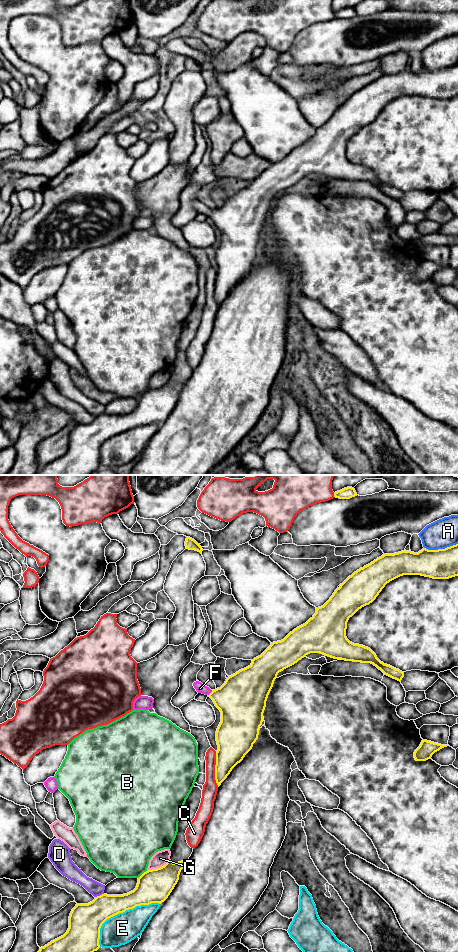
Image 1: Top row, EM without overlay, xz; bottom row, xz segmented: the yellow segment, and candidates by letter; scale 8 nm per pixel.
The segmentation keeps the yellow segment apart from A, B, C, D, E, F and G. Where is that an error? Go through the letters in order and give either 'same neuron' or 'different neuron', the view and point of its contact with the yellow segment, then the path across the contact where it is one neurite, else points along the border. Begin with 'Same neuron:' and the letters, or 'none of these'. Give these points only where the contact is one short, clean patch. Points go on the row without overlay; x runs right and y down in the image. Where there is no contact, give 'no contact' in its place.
Same neuron: F
A: different neuron | xz (440, 69)
B: different neuron | xz (142, 394)
C: different neuron | xz (215, 289)
D: different neuron | xz (100, 415)
E: different neuron | xz (119, 432)
F: same neuron | xz (210, 213) | across xz (240, 219), (224, 218), (210, 213), (200, 208)
G: different neuron | xz (158, 388) | along xz (169, 379), (163, 385), (147, 391)

